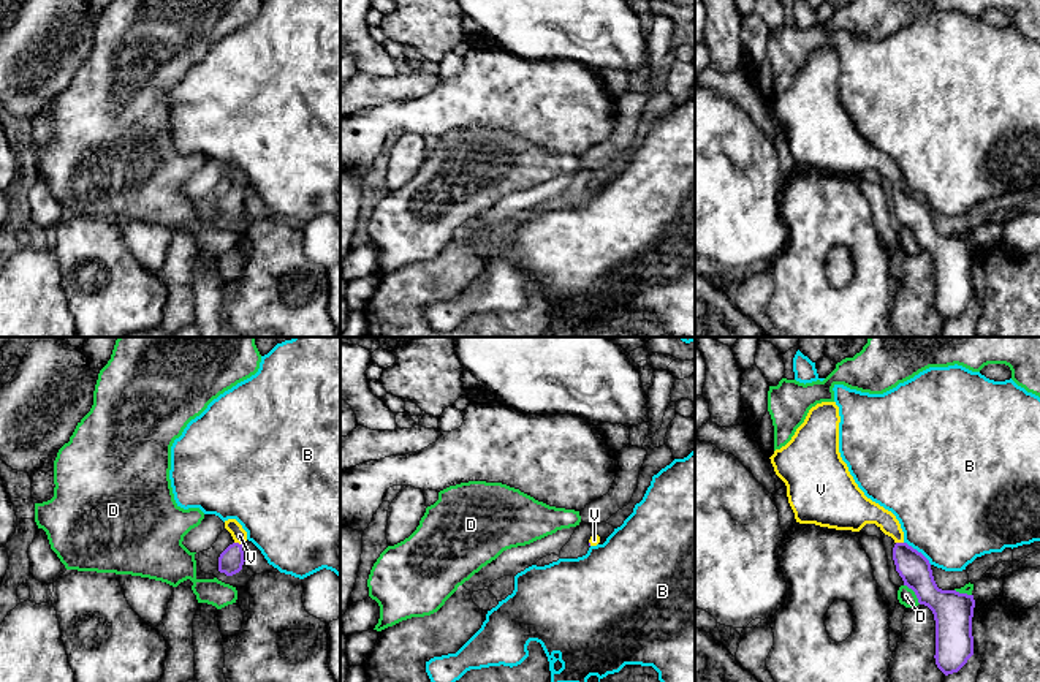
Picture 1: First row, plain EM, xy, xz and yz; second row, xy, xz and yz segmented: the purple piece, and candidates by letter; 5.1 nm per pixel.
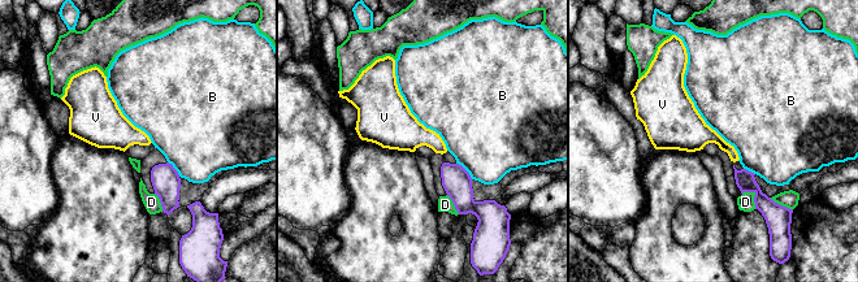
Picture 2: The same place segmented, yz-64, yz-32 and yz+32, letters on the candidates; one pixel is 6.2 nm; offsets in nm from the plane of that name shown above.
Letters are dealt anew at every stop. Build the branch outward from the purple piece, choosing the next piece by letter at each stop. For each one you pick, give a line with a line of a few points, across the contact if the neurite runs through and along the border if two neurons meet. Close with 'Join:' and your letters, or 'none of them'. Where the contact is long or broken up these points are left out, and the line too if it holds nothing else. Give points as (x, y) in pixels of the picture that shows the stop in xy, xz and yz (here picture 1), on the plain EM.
V: line xy (230, 208), (238, 189), (239, 181)
Join: V

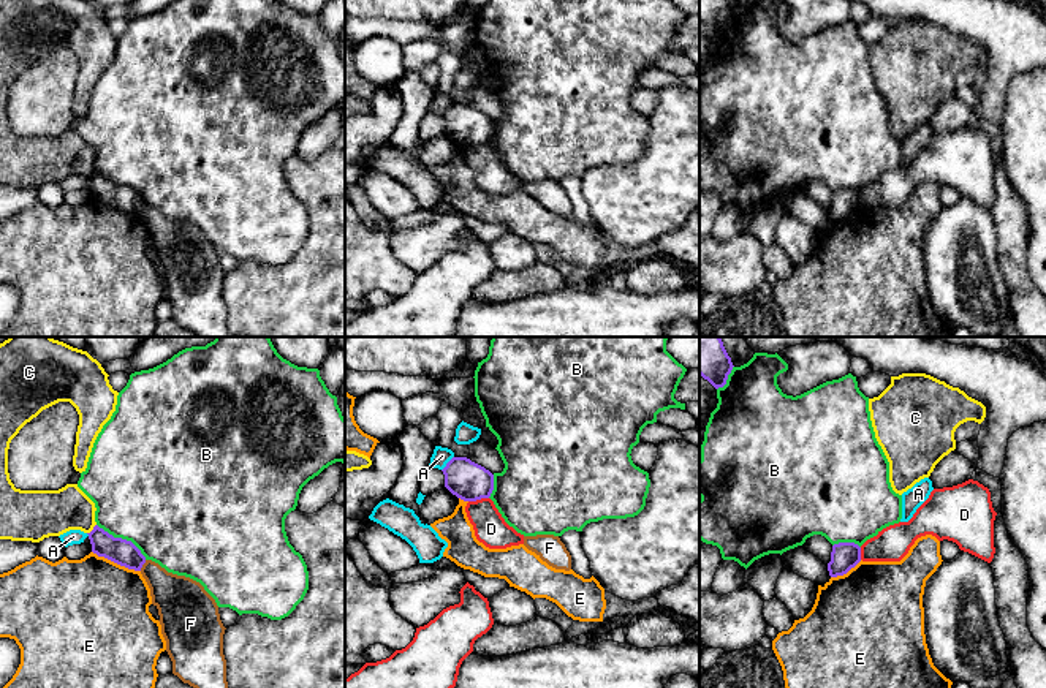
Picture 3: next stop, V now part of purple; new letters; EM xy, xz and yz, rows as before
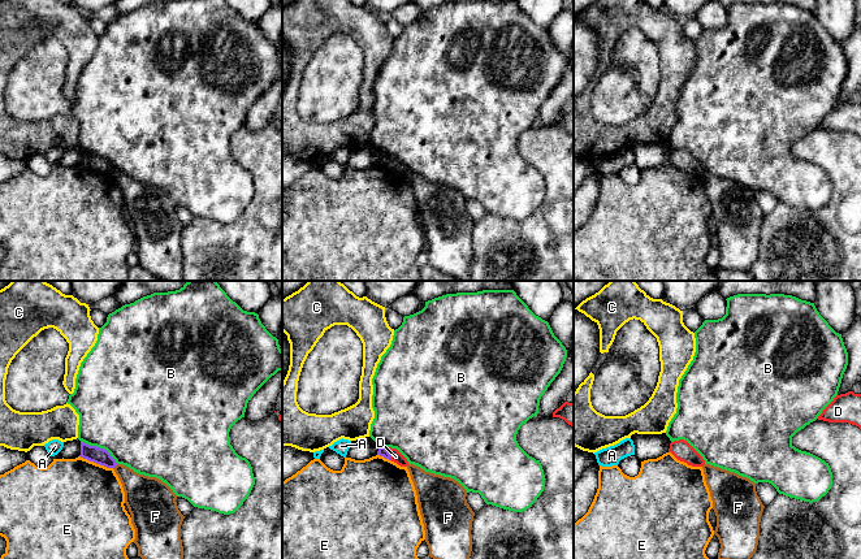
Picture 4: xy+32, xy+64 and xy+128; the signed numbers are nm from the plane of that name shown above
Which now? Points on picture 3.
Join: none of them

